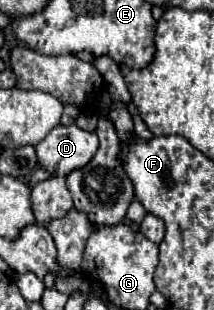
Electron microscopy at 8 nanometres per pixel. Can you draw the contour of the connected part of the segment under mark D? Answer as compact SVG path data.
M55 126L45 140L41 140L37 150L39 166L53 176L67 176L69 172L83 168L91 162L99 148L95 134L81 130L79 126Z

